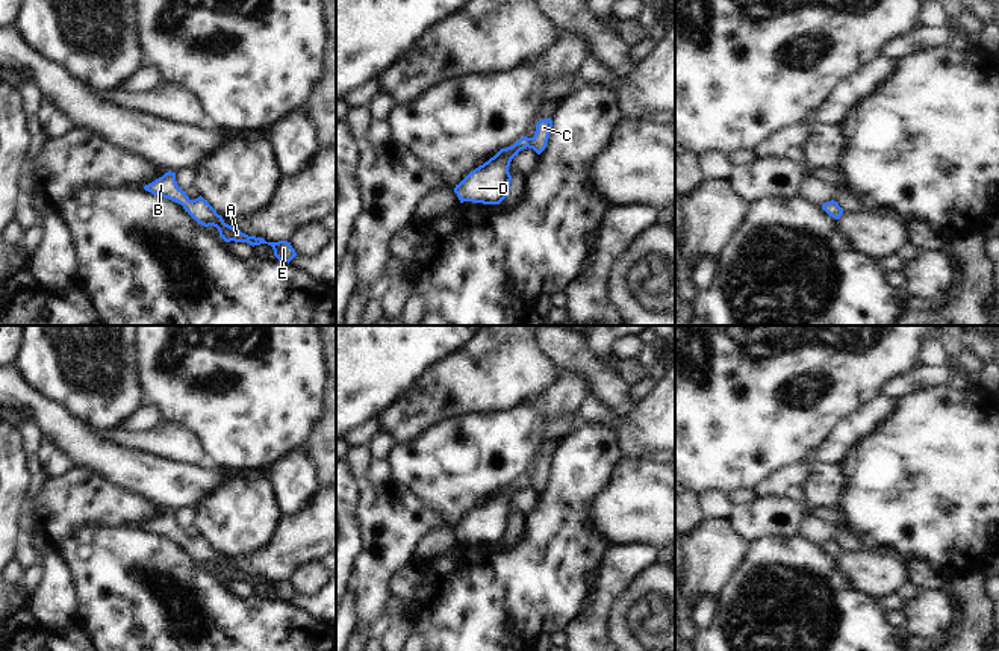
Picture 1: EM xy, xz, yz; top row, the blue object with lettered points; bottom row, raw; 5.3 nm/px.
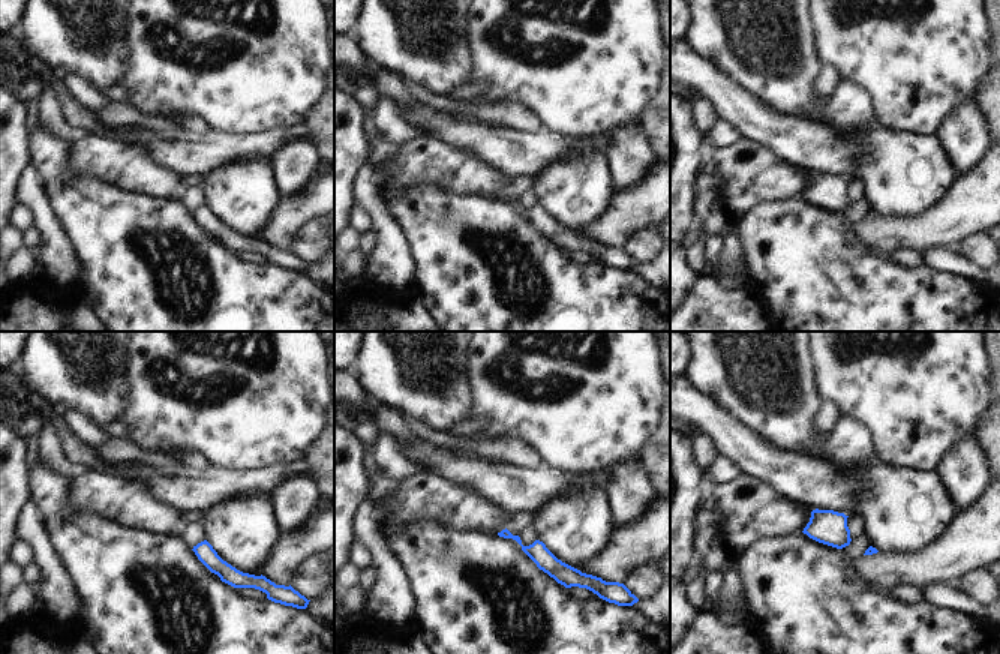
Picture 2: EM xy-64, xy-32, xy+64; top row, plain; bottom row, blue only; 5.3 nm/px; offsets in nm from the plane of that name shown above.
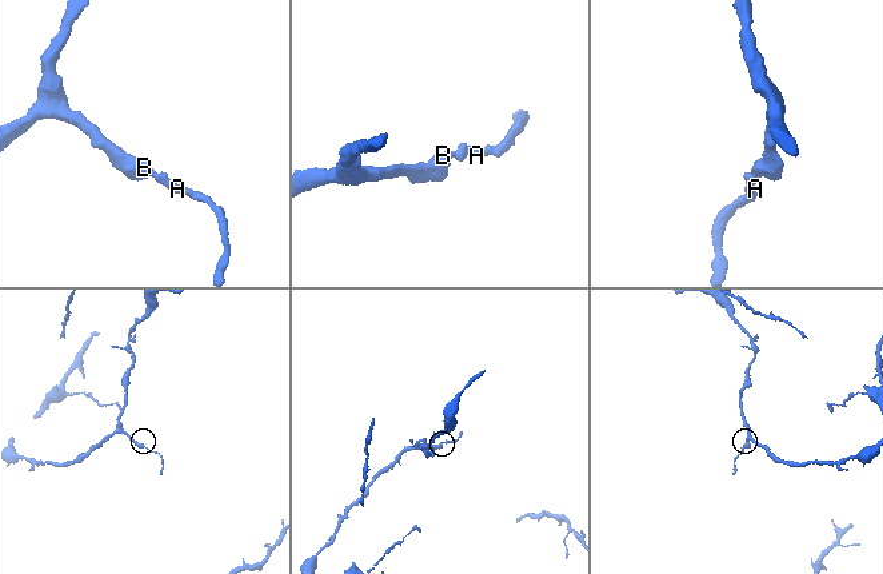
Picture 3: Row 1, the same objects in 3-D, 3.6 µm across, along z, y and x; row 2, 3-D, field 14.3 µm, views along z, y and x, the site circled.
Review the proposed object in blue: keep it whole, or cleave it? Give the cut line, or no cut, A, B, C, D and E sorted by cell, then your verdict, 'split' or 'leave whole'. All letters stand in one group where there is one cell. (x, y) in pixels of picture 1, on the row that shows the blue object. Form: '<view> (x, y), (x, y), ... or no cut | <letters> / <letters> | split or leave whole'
no cut | A B C D E | leave whole

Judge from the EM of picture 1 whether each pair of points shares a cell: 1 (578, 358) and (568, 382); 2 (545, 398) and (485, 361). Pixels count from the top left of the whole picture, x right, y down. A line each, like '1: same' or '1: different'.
1: different
2: different

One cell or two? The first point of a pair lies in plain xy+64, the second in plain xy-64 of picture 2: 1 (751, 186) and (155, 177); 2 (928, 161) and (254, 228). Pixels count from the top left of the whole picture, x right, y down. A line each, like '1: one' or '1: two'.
1: one
2: one

